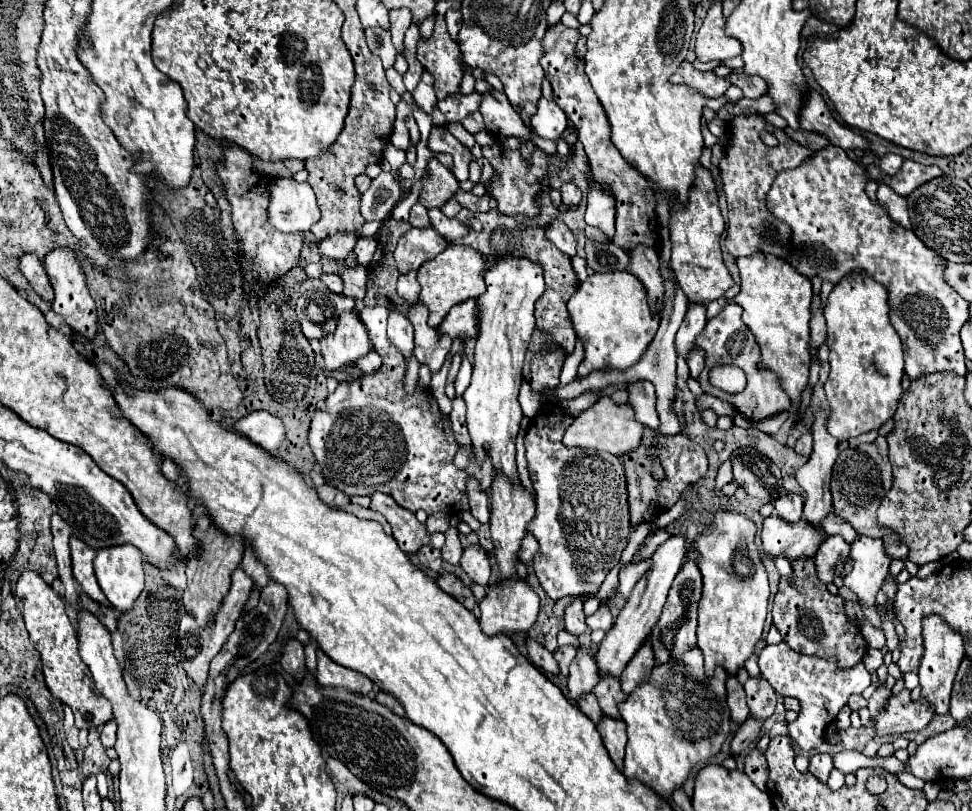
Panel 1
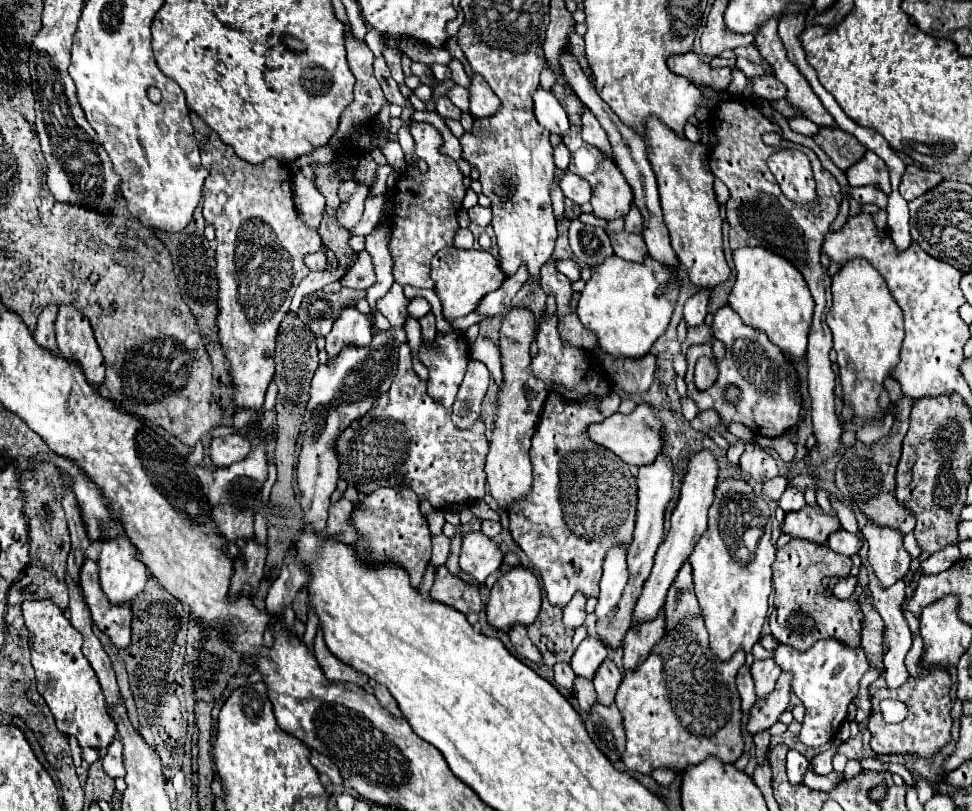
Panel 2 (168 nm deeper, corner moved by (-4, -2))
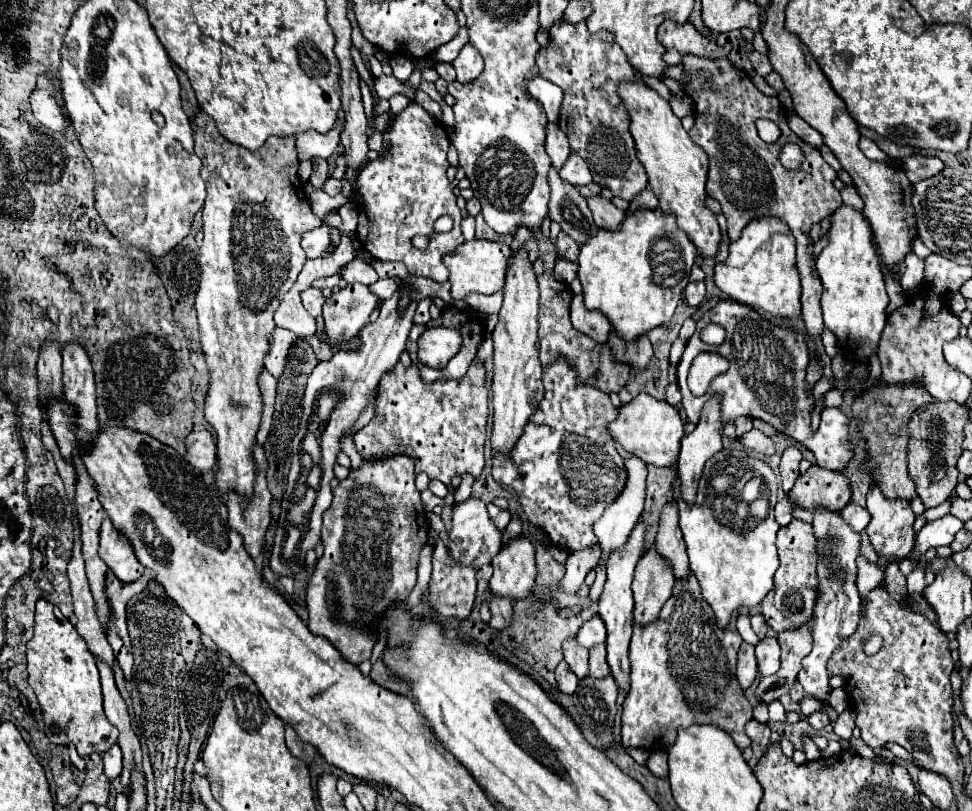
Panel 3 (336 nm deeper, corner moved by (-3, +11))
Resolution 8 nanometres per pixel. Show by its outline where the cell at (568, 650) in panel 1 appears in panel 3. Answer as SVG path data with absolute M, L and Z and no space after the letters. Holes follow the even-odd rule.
M559 662L559 666L555 668L555 678L557 678L557 686L561 692L565 694L573 694L577 688L577 676L571 672L571 668L567 666L567 662Z

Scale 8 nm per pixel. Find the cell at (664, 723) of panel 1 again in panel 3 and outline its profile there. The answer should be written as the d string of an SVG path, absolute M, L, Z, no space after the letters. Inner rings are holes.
M695 576L685 578L683 582L675 582L673 594L669 602L663 606L657 622L649 626L633 626L631 646L629 646L629 692L623 700L621 714L621 744L625 748L643 748L647 752L669 750L675 744L677 730L689 728L691 724L717 724L723 728L739 750L751 746L749 736L745 734L745 724L753 718L753 708L743 696L743 690L735 676L737 650L743 638L735 628L735 618L731 618L727 630L715 626L715 616L711 608L701 596L701 588Z

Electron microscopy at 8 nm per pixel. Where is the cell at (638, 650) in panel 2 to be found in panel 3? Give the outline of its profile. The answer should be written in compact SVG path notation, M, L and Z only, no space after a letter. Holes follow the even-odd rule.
M649 548L635 568L633 622L639 626L655 622L663 604L671 596L673 584L675 578L671 574L671 568L667 568L667 562L663 562L663 558L659 558L653 548Z

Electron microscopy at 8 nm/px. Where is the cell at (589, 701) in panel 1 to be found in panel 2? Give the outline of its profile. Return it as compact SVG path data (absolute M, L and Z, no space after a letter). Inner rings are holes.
M576 677L576 679L574 679L574 689L576 689L578 705L580 705L584 711L590 711L592 703L596 703L596 691L594 691L592 681L590 681L590 679L580 679L580 677Z

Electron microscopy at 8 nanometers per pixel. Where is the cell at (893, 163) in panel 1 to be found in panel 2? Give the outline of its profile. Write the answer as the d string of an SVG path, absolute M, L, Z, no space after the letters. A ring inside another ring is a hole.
M868 151L862 161L858 161L856 165L852 165L846 171L846 179L850 187L862 187L862 185L876 185L880 187L886 195L890 195L890 177L888 177L888 169L884 165L884 161Z

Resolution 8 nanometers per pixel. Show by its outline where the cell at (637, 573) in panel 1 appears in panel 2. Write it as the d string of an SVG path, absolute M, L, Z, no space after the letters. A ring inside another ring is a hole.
M620 543L612 545L604 557L602 565L604 573L600 579L600 595L596 605L596 617L604 619L622 597L622 591L628 581L628 567L626 567L626 553Z

